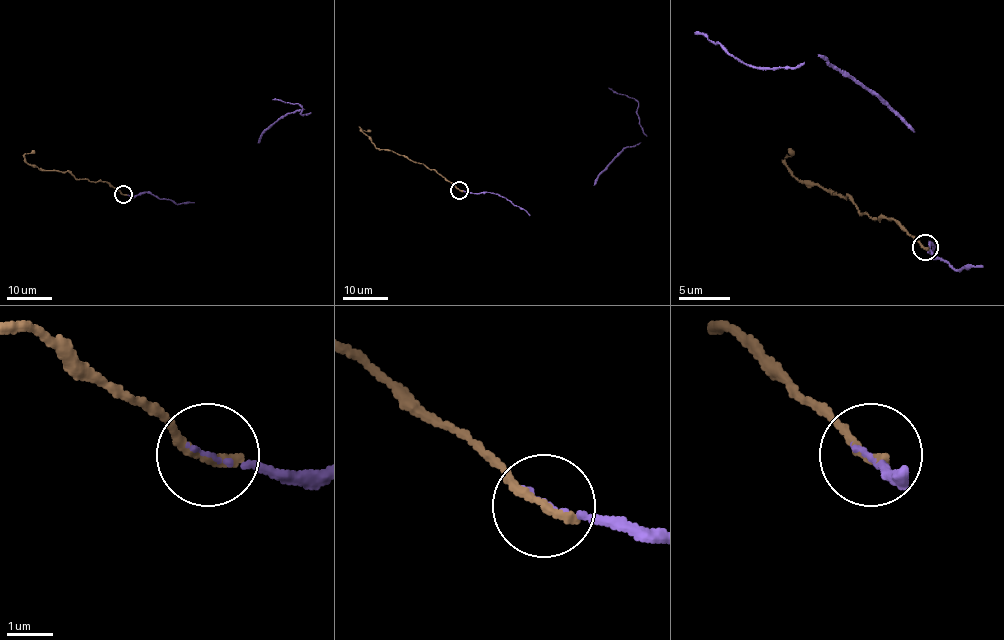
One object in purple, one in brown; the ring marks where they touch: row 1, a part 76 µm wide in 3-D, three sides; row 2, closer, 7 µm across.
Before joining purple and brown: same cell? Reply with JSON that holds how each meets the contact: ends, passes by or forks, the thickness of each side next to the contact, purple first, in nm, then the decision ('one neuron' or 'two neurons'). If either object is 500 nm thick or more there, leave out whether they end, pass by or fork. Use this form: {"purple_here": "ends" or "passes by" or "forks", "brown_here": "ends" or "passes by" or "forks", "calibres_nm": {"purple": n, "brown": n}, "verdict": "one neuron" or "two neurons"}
{"purple_here": "ends", "brown_here": "ends", "calibres_nm": {"purple": 80, "brown": 260}, "verdict": "two neurons"}

